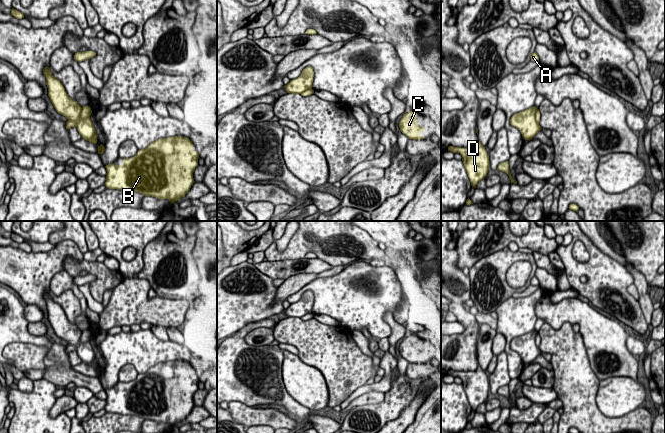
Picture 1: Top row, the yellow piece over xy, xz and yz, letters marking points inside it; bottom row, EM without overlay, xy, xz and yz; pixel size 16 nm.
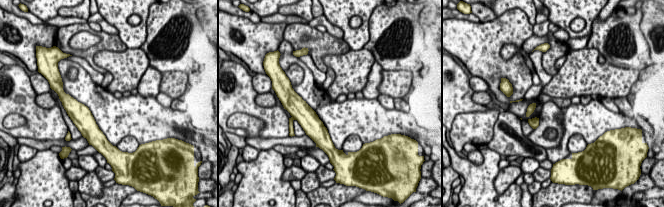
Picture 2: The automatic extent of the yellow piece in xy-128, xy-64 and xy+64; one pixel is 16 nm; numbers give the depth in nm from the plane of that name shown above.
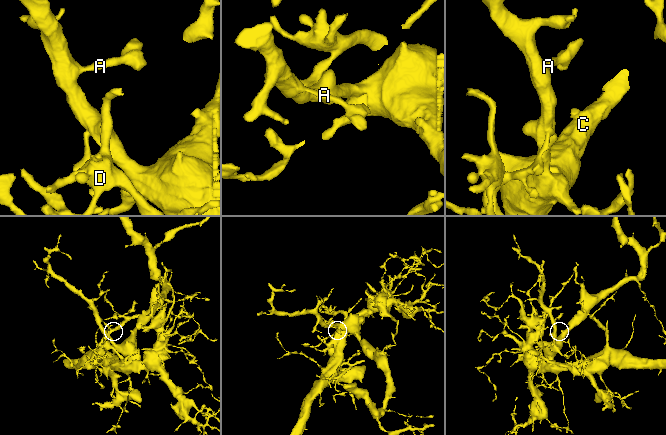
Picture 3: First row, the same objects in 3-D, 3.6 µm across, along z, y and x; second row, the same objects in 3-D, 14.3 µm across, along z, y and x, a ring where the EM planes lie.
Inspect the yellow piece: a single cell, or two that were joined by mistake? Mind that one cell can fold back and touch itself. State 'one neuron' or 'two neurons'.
two neurons

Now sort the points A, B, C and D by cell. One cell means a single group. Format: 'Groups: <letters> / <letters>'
Groups: A B C / D

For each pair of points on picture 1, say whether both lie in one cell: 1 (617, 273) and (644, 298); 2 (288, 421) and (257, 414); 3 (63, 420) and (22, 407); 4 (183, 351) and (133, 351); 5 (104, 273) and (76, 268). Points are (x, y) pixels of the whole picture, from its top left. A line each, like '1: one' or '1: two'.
1: two
2: one
3: one
4: one
5: one

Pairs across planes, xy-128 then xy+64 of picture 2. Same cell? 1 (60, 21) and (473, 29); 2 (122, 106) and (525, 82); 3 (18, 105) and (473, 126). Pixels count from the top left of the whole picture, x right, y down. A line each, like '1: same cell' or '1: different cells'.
1: different cells
2: different cells
3: different cells

